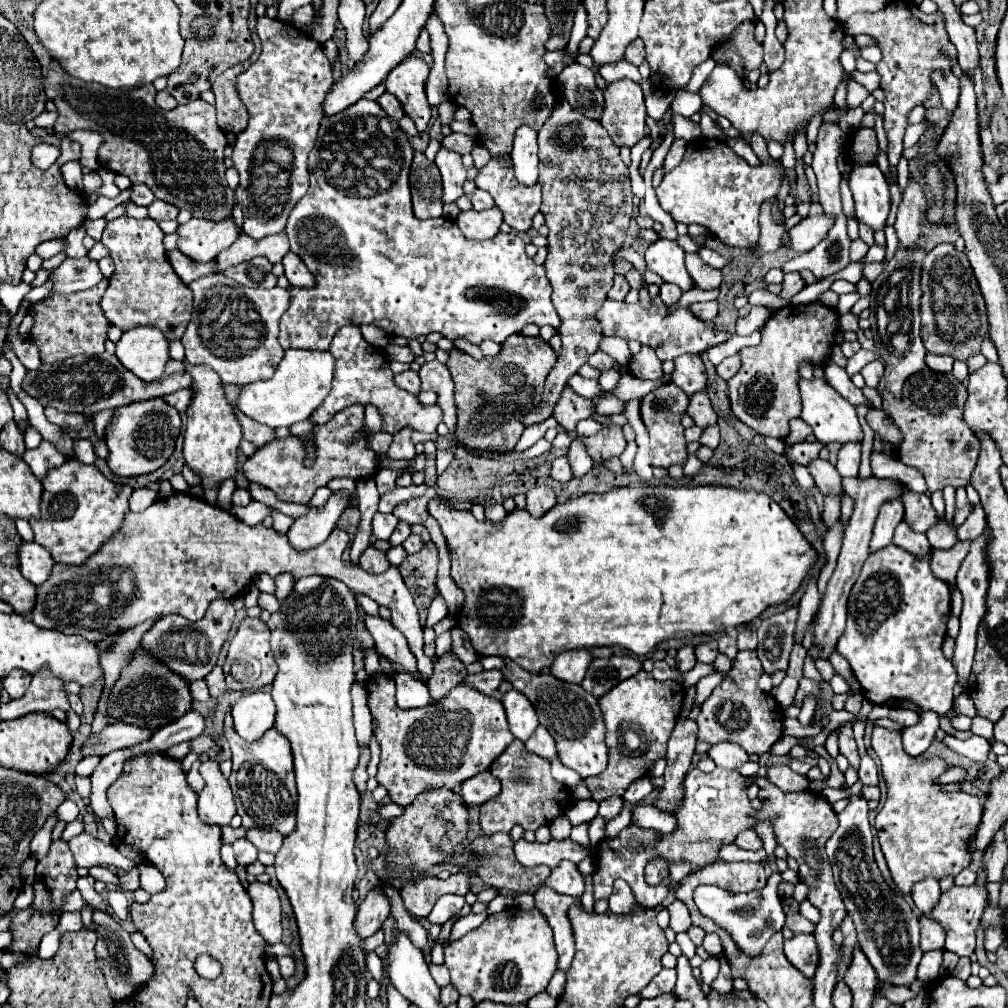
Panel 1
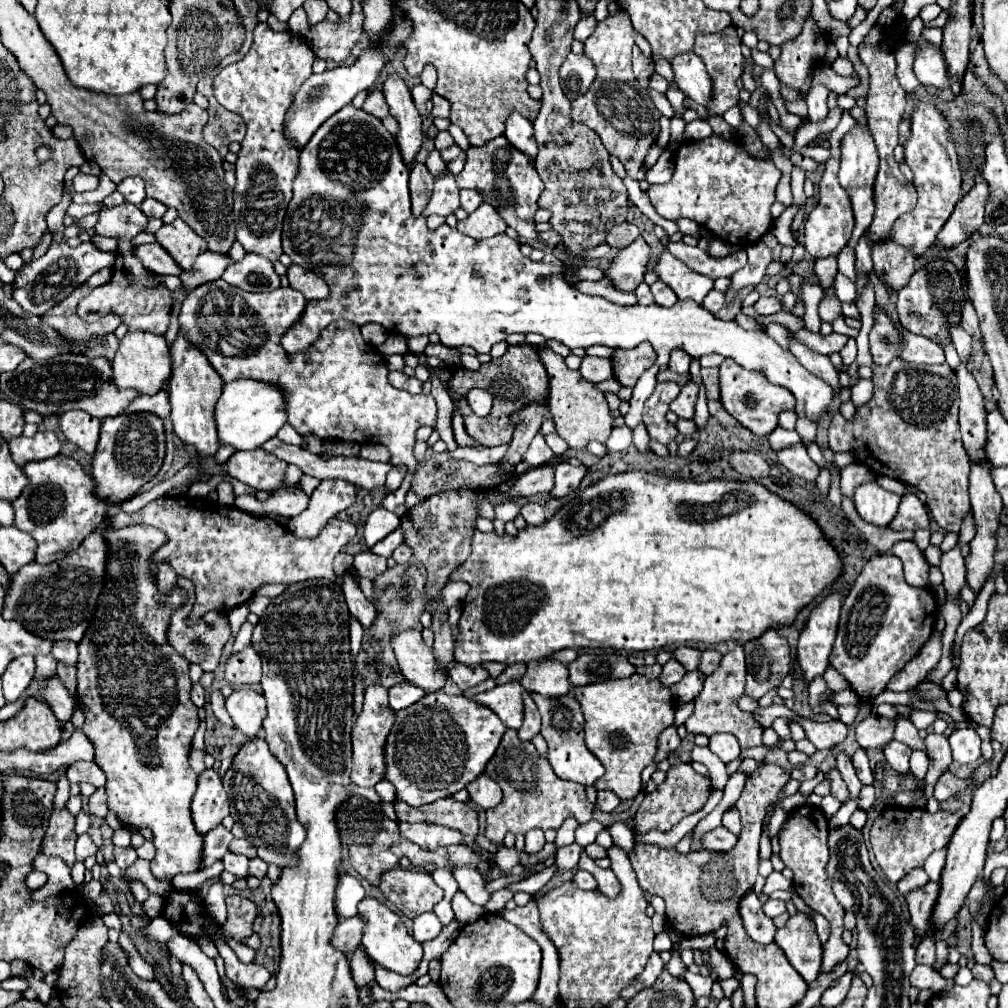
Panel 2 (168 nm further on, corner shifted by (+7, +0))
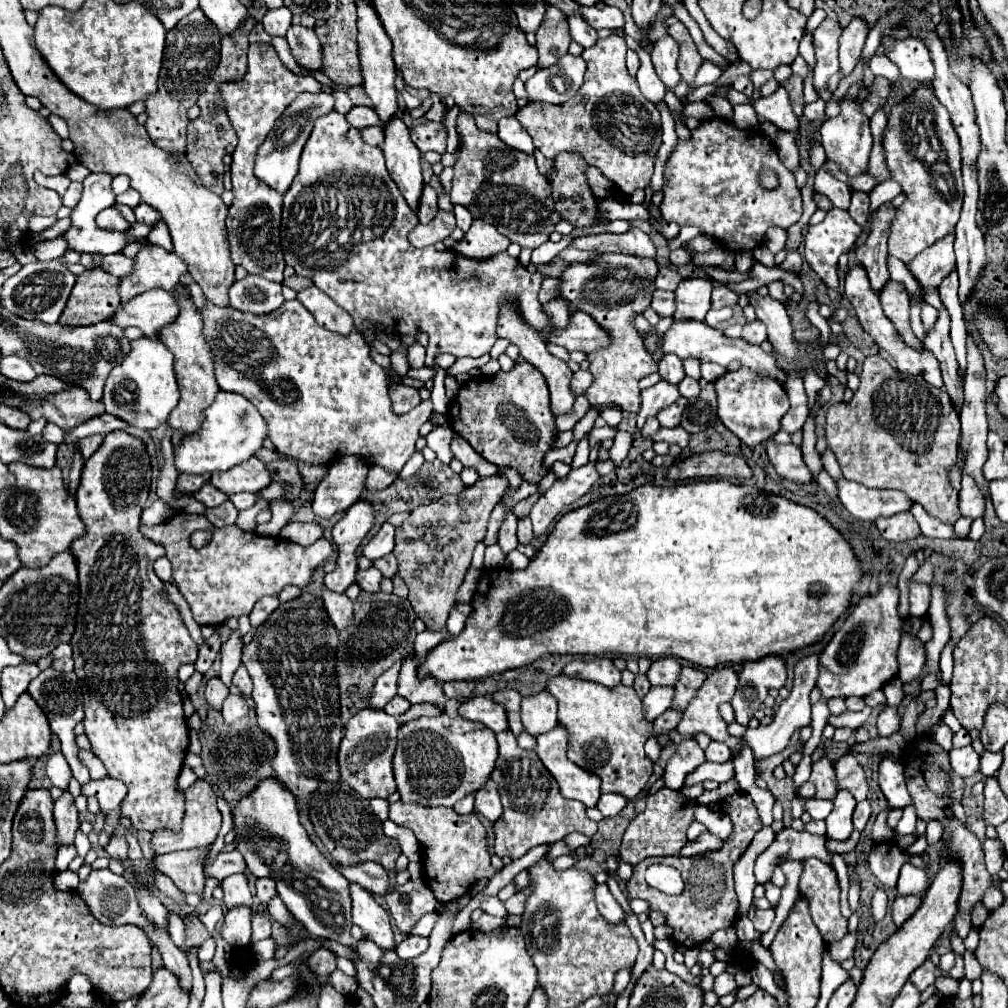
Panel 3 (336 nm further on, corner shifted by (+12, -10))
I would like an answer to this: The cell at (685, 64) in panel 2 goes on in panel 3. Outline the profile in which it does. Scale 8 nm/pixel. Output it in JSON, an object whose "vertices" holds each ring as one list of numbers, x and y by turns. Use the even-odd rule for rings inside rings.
{"vertices":[[665,36,657,40,651,48,651,58,657,76,667,88,675,88,681,82,681,74,677,70,677,58,679,58,679,44,671,38]]}

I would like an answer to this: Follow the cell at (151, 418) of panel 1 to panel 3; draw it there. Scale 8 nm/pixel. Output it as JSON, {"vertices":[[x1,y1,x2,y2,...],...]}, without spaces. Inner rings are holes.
{"vertices":[[111,432,103,438,103,444,97,448,97,452,85,462,83,472,81,472,81,482,77,488,77,508,79,508,79,516,83,518,85,526,87,526,87,534,83,538,77,538,71,544,71,554,75,554,77,558,77,568,79,568,79,586,81,586,81,598,79,598,79,612,77,612,77,628,75,634,71,638,71,646,73,646,73,660,75,660,75,674,81,680,81,690,83,690,83,698,85,698,85,736,91,742,91,750,93,754,103,762,107,776,121,780,129,792,125,796,125,800,121,802,121,816,129,818,135,830,147,830,147,832,157,832,157,830,179,830,181,820,183,820,183,810,185,810,185,794,177,790,177,782,179,782,179,772,183,766,183,758,189,746,189,728,187,728,187,718,183,714,183,698,177,690,179,678,177,678,177,670,183,664,195,662,197,660,197,646,191,640,185,622,179,614,179,610,175,610,175,606,171,606,171,600,165,592,165,582,161,582,155,572,153,572,153,562,161,556,165,556,163,546,159,546,157,542,149,542,141,532,139,532,139,524,141,524,141,510,143,504,147,500,149,494,149,484,151,484,151,460,145,448,145,442,137,436,131,436,127,432]]}

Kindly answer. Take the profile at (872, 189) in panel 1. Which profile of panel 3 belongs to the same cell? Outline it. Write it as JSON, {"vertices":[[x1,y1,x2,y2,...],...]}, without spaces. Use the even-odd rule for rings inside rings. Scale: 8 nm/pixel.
{"vertices":[[853,84,845,96,849,98,849,102,843,102,841,114,835,118,827,118,821,126,821,142,823,142,827,158,833,160,849,178,855,178,867,170,871,144,873,144,871,130,869,130,869,118,857,110,857,92,859,88,857,84]]}

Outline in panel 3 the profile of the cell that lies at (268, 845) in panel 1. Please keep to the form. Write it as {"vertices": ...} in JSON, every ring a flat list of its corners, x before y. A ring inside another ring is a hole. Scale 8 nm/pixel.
{"vertices":[[227,852,227,854,219,854,207,868,205,872,209,876,215,876,217,880,223,880,225,876,237,874,237,872,245,872,247,864,243,862,243,856,239,852]]}

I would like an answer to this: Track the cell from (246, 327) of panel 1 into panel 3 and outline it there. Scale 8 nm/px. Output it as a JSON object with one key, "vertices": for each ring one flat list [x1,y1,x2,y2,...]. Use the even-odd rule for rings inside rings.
{"vertices":[[205,300,199,314,203,318,203,336,215,358,219,388,225,392,237,392,257,406,269,424,269,438,277,452,309,464,331,464,339,456,355,454,367,464,377,464,395,472,399,472,415,452,419,428,429,420,433,404,431,400,421,400,421,404,407,414,395,414,387,394,389,374,371,360,369,344,361,332,355,330,349,336,341,336,321,328,299,300,283,302,279,310,261,316,231,306,219,308]]}

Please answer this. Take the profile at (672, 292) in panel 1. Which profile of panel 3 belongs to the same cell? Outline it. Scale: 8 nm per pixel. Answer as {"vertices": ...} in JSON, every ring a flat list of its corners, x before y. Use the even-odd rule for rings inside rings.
{"vertices":[[655,290,653,300,651,300,651,308,661,316,673,316,675,312,675,294,673,292,665,292,665,290]]}

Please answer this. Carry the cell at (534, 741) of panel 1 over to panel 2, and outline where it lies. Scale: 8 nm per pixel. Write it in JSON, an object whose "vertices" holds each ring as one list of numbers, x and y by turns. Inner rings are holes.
{"vertices":[[526,692,522,694,522,700,524,700,524,722,518,730,518,736,520,740,532,740,532,736,540,732,540,712]]}

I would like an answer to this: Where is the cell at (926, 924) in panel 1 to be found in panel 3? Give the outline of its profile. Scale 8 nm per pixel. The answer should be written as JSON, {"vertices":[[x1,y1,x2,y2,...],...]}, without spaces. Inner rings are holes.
{"vertices":[[931,960,923,962,923,964,909,976,909,980,915,982,915,986,923,992,929,984,935,982,935,966,933,966,933,962,931,962]]}

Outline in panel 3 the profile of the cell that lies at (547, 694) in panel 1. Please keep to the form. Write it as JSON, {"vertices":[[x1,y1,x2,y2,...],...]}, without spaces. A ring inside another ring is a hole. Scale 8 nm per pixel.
{"vertices":[[557,724,555,730,537,736,537,756,545,764,545,768,553,774,559,784,559,790,565,798,579,800,585,806,595,806,601,792,599,792,599,778,595,774,575,766,567,758,567,728]]}

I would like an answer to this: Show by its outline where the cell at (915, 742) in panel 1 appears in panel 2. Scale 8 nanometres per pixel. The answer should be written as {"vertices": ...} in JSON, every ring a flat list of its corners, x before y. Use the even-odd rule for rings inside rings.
{"vertices":[[892,740,892,742,884,748,884,756,886,756,888,764,892,766,892,770,896,770,896,772,902,774,902,776,906,776,906,774,910,772,910,766,908,766,910,754,912,754,912,750,910,750,906,744,896,742,896,740]]}

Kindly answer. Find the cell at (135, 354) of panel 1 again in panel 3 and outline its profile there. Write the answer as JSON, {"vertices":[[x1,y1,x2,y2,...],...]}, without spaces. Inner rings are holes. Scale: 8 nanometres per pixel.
{"vertices":[[141,336,137,340,131,340,131,352,119,366,115,366,115,370,111,370,105,382,103,404,107,414,117,416,131,426,153,430,167,420,177,402,179,388,173,372,173,354,157,338]]}

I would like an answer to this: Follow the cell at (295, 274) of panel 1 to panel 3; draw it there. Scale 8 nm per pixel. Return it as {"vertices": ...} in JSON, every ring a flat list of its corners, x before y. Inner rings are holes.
{"vertices":[[317,286,299,290,297,300,315,316,319,326,339,332,339,334,349,334,351,330,355,330,351,316,341,306,337,306,325,292,321,292]]}

